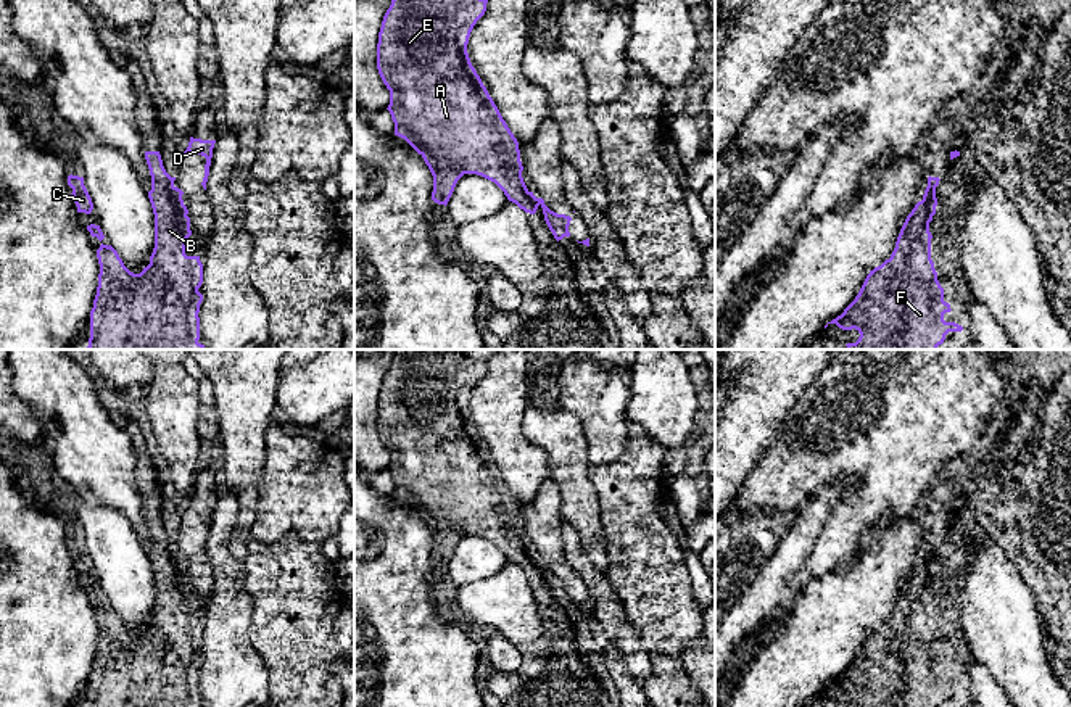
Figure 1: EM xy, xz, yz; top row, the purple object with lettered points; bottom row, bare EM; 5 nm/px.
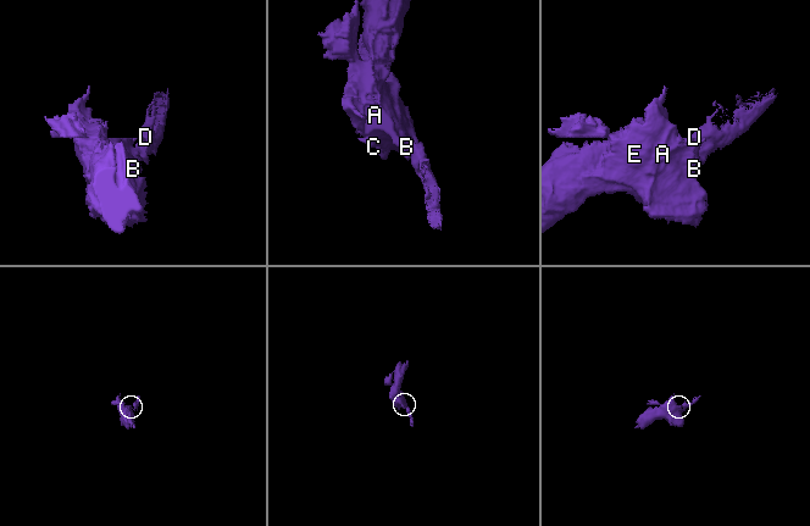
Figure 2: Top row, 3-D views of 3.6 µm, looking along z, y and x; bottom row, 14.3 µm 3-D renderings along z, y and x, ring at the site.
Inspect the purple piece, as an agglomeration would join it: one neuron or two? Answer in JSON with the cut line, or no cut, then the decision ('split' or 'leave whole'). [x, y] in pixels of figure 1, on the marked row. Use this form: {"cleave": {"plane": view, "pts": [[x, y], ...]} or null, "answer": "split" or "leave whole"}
{"cleave": {"plane": "xz", "pts": [[537, 198], [540, 203]]}, "answer": "split"}

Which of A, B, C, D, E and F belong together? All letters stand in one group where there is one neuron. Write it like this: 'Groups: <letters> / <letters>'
Groups: A B C E F / D

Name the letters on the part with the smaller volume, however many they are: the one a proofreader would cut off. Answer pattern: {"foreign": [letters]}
{"foreign": ["D"]}

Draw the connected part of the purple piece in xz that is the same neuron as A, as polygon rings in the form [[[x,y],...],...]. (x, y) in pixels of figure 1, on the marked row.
[[[391,0],[377,43],[377,69],[390,90],[388,111],[395,135],[404,139],[425,161],[433,176],[432,200],[448,205],[457,180],[477,174],[494,182],[525,213],[535,214],[540,201],[522,177],[519,142],[502,119],[480,76],[470,63],[467,43],[477,21],[485,14],[488,0]]]

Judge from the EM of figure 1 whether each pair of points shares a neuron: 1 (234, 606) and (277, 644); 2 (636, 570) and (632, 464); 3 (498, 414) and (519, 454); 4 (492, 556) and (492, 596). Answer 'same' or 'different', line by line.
1: different
2: same
3: same
4: different

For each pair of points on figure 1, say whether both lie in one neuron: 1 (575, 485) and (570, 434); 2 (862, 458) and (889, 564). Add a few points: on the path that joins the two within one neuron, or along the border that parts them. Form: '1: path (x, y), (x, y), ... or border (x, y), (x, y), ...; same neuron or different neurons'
1: path (570, 472), (570, 446); same neuron
2: border (905, 516), (883, 519), (862, 537), (855, 553); different neurons

